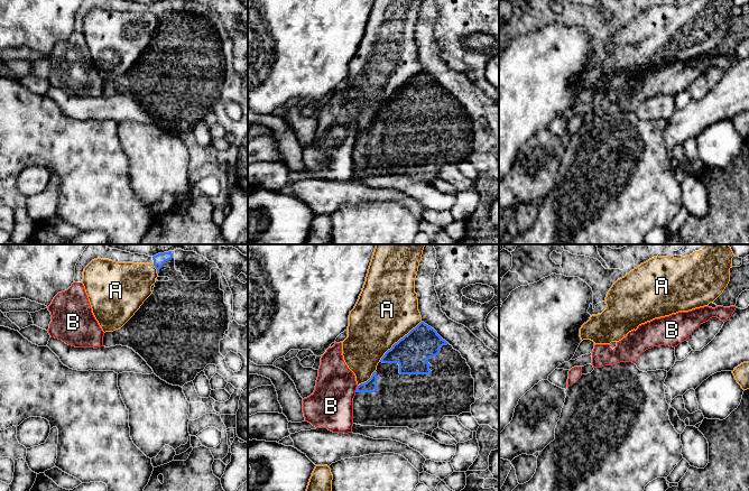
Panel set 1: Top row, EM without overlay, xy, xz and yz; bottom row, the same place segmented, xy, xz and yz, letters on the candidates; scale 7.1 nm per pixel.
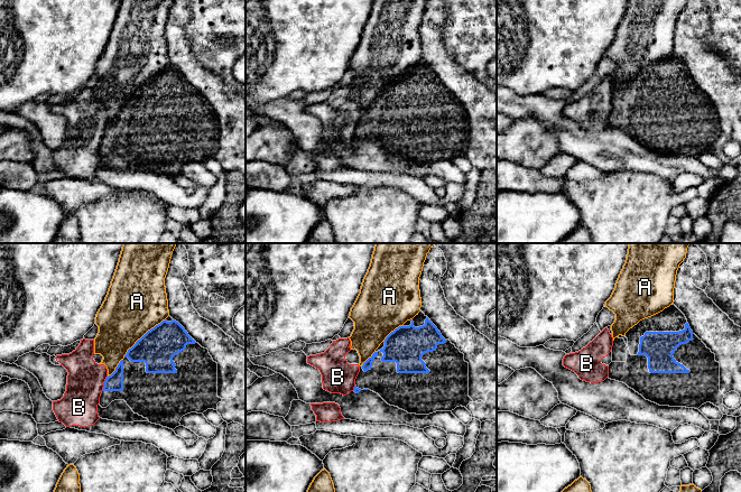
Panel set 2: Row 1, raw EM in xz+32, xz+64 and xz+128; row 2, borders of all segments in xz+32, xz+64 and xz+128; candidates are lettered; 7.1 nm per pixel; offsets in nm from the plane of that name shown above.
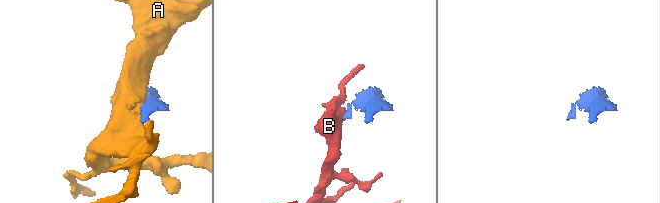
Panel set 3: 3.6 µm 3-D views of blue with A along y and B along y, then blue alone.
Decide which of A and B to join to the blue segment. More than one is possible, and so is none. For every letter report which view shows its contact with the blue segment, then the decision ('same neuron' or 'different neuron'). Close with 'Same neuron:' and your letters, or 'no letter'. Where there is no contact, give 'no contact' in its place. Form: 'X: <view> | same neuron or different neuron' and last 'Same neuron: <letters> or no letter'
A: xz | different neuron
B: xz | different neuron
Same neuron: no letter

